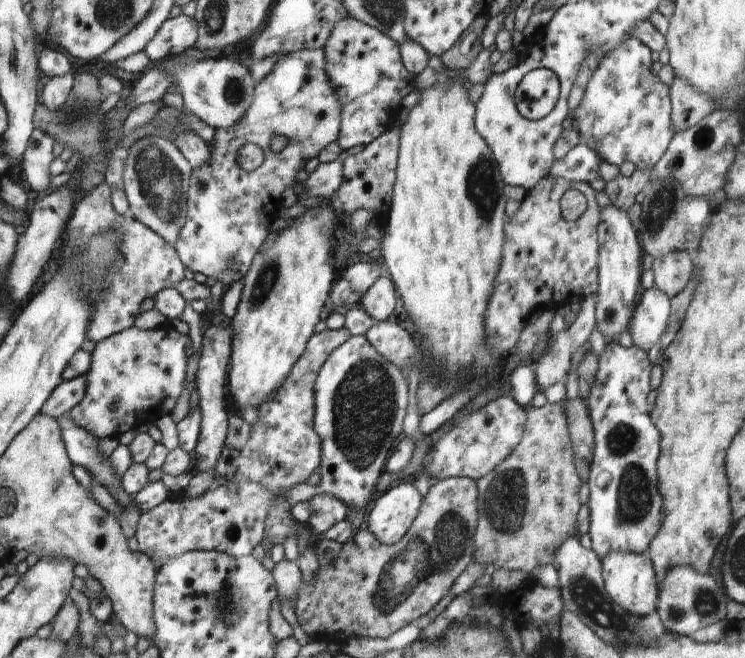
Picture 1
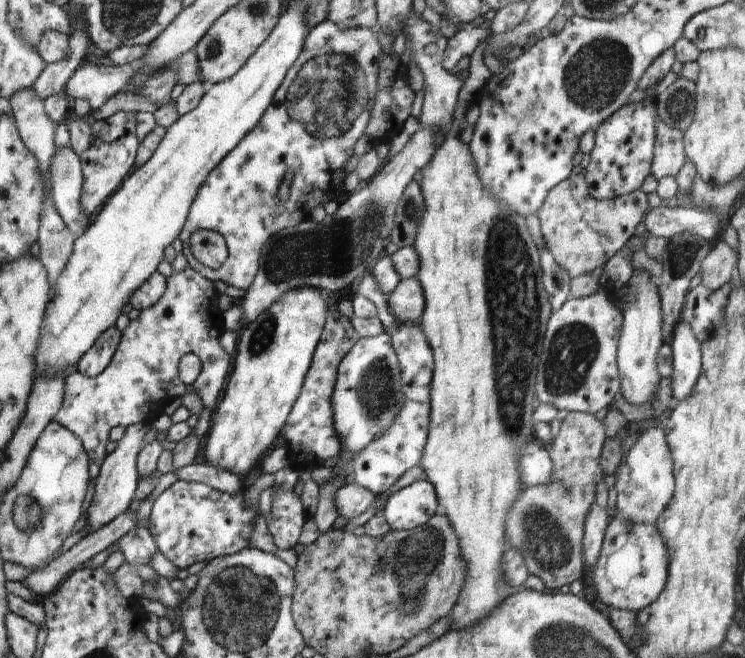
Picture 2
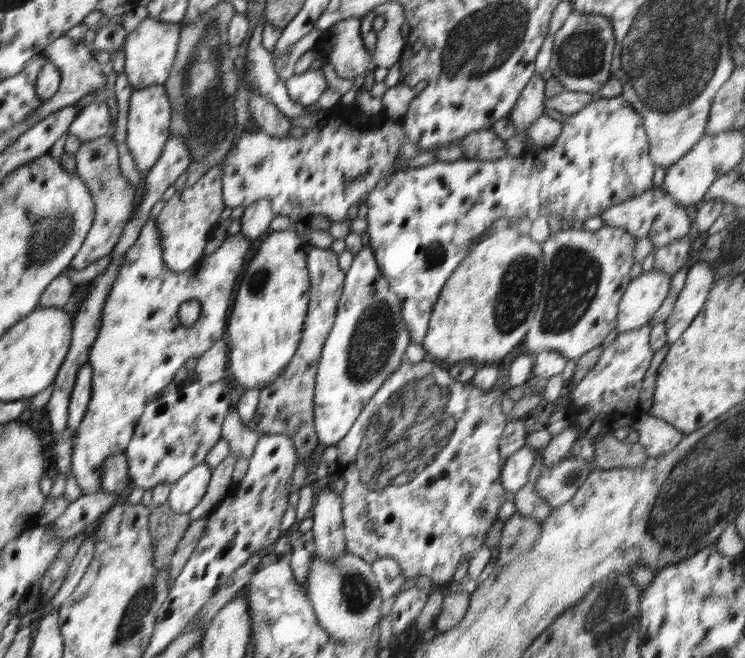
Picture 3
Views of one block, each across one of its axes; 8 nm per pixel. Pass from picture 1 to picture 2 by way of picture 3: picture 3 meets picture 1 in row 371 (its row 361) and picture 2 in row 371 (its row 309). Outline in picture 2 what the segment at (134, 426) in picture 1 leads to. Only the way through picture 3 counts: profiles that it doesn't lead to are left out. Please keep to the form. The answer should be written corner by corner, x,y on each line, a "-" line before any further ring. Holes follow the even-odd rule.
186,268
181,272
174,271
172,276
166,277
164,296
154,306
141,310
137,319
130,321
117,346
110,364
95,377
83,375
79,370
70,373
64,380
64,400
54,420
63,423
68,430
79,437
80,442
87,449
90,462
99,466
107,455
106,446
108,435
114,426
147,423
151,424
158,415
164,414
164,408
174,398
182,398
184,394
196,392
200,396
204,408
199,415
198,423
192,428
192,436
204,442
211,427
211,418
215,413
218,396
224,388
224,380
230,372
230,355
222,349
220,336
226,330
223,325
224,311
218,305
219,294
214,282
198,274
193,268
-
188,352
198,355
202,364
201,372
191,385
185,385
178,377
180,358

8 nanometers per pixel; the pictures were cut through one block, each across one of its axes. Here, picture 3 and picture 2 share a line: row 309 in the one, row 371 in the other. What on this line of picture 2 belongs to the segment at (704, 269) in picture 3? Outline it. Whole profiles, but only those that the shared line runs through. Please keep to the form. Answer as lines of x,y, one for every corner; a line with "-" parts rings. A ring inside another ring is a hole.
679,319
672,332
670,347
672,349
672,394
676,400
686,400
694,390
702,374
701,342
688,322

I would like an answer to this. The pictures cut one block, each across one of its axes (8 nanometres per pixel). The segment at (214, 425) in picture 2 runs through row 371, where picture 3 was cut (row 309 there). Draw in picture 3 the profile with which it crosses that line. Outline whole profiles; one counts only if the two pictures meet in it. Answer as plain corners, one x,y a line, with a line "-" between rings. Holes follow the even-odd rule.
292,227
284,231
268,232
263,237
258,252
246,263
227,324
228,336
230,336
228,370
244,389
259,390
272,383
284,372
284,368
288,366
288,362
292,360
300,344
304,318
306,318
310,302
308,248
306,248
303,235
297,233

